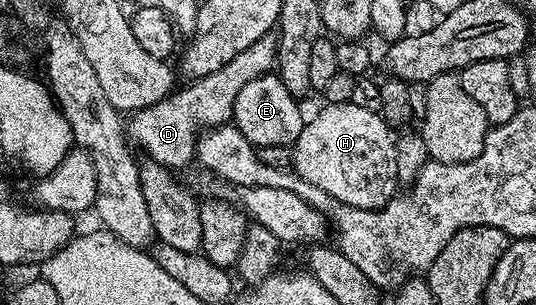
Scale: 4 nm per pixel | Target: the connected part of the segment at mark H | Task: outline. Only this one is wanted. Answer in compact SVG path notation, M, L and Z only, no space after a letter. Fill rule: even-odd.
M350 103L346 105L328 104L315 118L308 120L291 149L293 171L313 187L325 191L343 205L358 209L382 209L397 193L395 172L395 140L392 130L379 113L367 111Z

